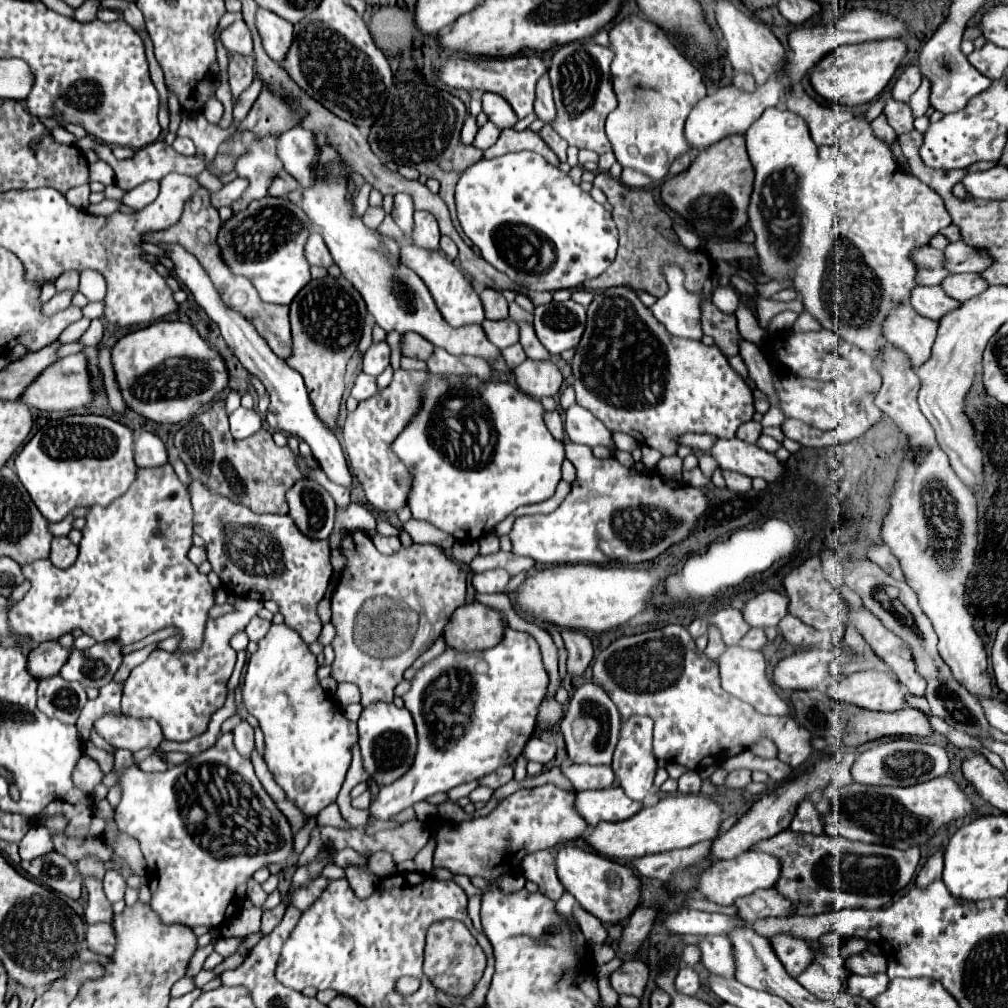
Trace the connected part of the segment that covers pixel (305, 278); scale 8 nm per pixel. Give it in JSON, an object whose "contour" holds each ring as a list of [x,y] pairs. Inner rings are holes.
{"contour":[[[267,195],[259,201],[251,201],[247,209],[225,221],[221,225],[217,245],[221,259],[231,273],[247,277],[265,303],[289,305],[311,279],[309,263],[303,255],[303,247],[311,229],[311,221],[287,197]]]}

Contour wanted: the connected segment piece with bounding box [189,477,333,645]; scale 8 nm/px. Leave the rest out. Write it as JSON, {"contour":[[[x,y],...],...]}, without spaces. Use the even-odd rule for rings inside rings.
{"contour":[[[189,477],[189,493],[195,509],[193,531],[201,535],[201,539],[207,543],[207,559],[213,565],[213,571],[223,581],[223,587],[227,589],[227,593],[245,597],[245,599],[257,599],[257,601],[267,601],[267,599],[277,601],[285,617],[285,625],[295,629],[307,645],[315,643],[323,627],[317,615],[317,603],[323,599],[333,573],[333,567],[329,563],[329,543],[309,541],[307,537],[301,537],[301,533],[297,533],[297,527],[293,525],[293,519],[289,515],[255,513],[245,505],[239,505],[219,493],[213,493],[199,479]]]}

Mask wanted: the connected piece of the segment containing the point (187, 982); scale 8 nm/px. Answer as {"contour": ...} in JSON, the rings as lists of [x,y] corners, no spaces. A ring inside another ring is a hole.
{"contour":[[[183,977],[183,979],[179,979],[179,981],[173,985],[173,989],[171,989],[171,999],[183,997],[185,993],[189,993],[189,991],[193,991],[193,989],[195,989],[195,985],[193,985],[193,979],[187,979],[187,977]]]}

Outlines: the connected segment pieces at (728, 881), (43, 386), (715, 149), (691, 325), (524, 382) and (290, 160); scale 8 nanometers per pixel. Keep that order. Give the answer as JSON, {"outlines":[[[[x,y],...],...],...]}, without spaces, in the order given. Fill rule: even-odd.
{"outlines":[[[[749,851],[741,857],[735,857],[733,861],[721,861],[721,865],[713,865],[713,869],[709,869],[705,877],[701,877],[701,895],[705,895],[705,899],[717,905],[733,905],[737,897],[745,897],[749,893],[755,893],[757,889],[775,887],[779,875],[781,861],[775,855],[763,851]]],[[[85,353],[69,355],[53,363],[49,369],[45,369],[45,373],[41,373],[41,377],[37,377],[37,381],[33,381],[33,385],[29,385],[29,389],[25,389],[23,397],[23,401],[29,407],[35,407],[39,411],[75,411],[91,405],[93,399],[95,399],[95,389],[91,383]]],[[[731,135],[731,137],[717,141],[717,145],[711,145],[699,151],[697,159],[685,173],[679,173],[673,179],[667,179],[661,187],[661,199],[665,205],[677,211],[685,219],[685,223],[693,227],[695,231],[705,233],[709,237],[725,237],[747,223],[747,207],[749,207],[751,193],[753,193],[753,181],[755,181],[755,171],[745,149],[745,137]]],[[[665,263],[661,273],[669,285],[667,295],[657,299],[651,307],[653,317],[665,325],[665,329],[683,339],[701,339],[701,298],[685,289],[685,271],[677,263]]],[[[527,359],[515,367],[513,373],[519,389],[535,399],[557,397],[563,385],[563,377],[555,365],[537,365],[537,361]]],[[[297,127],[277,137],[277,157],[281,159],[283,169],[293,175],[299,185],[311,185],[311,165],[317,161],[317,147],[313,147],[311,131]]]]}

